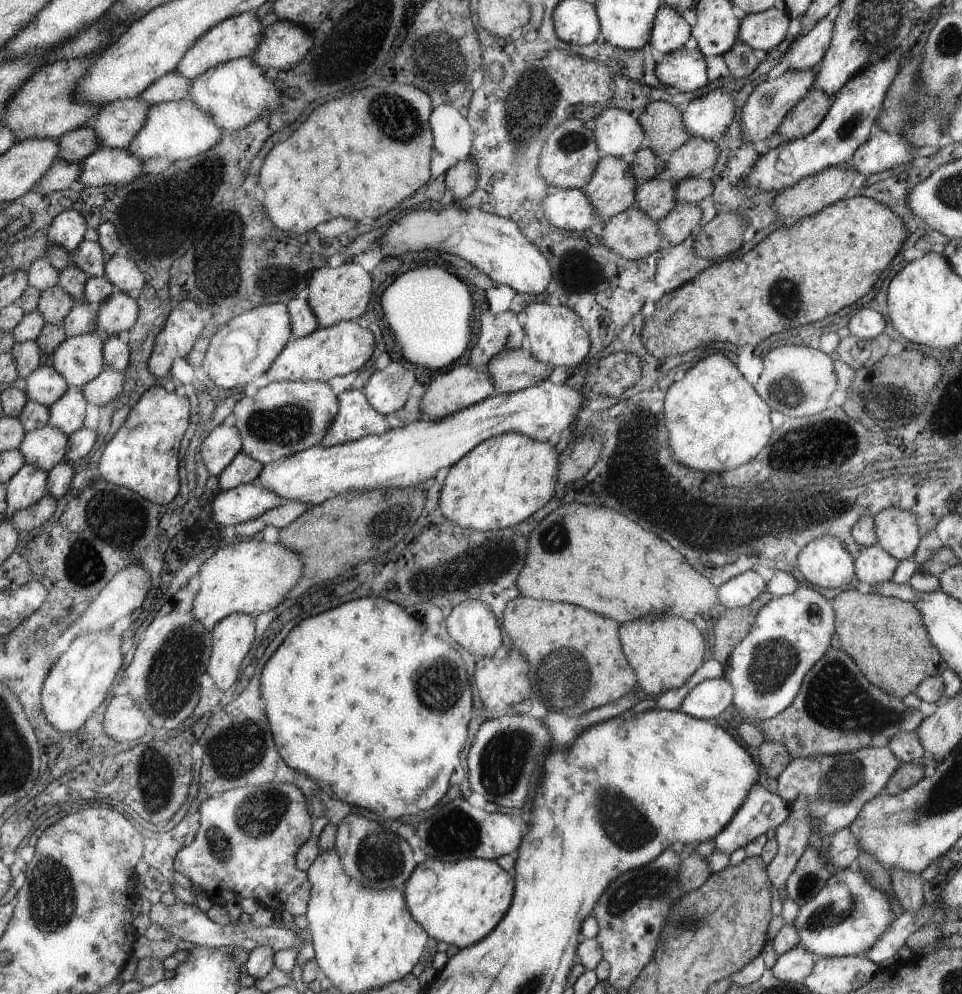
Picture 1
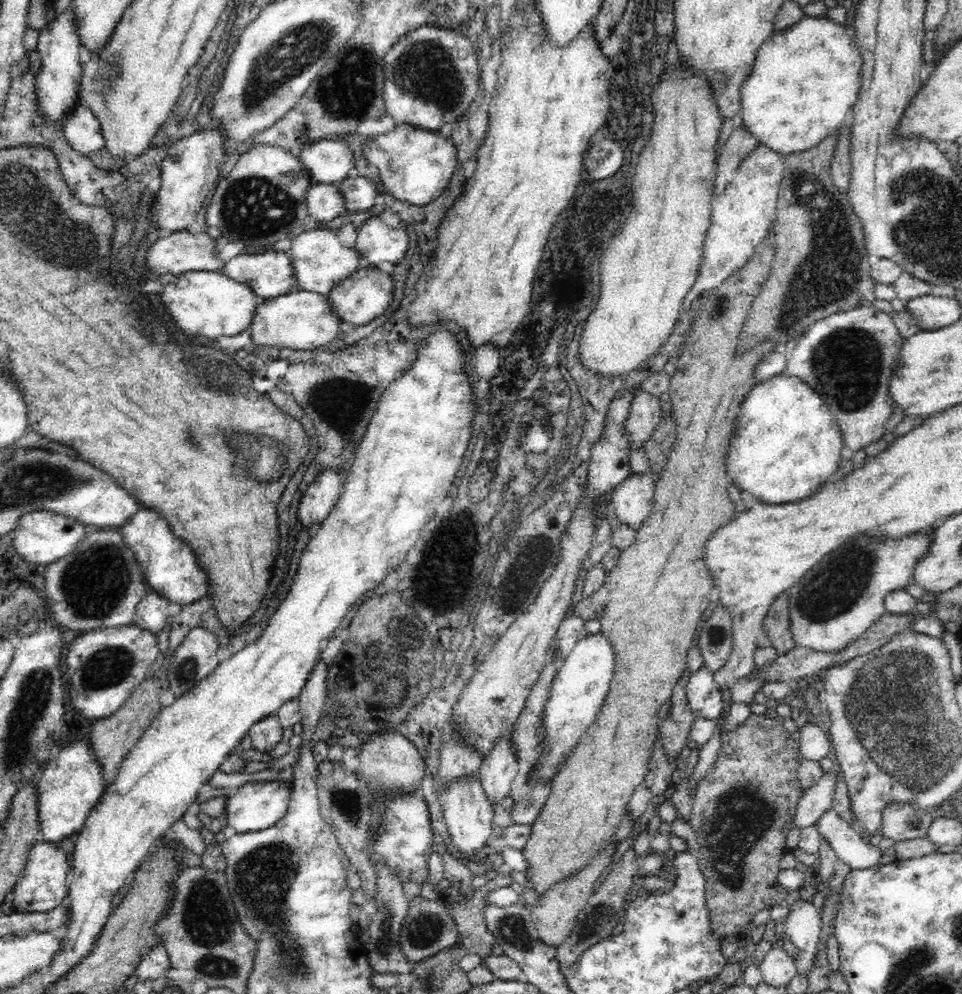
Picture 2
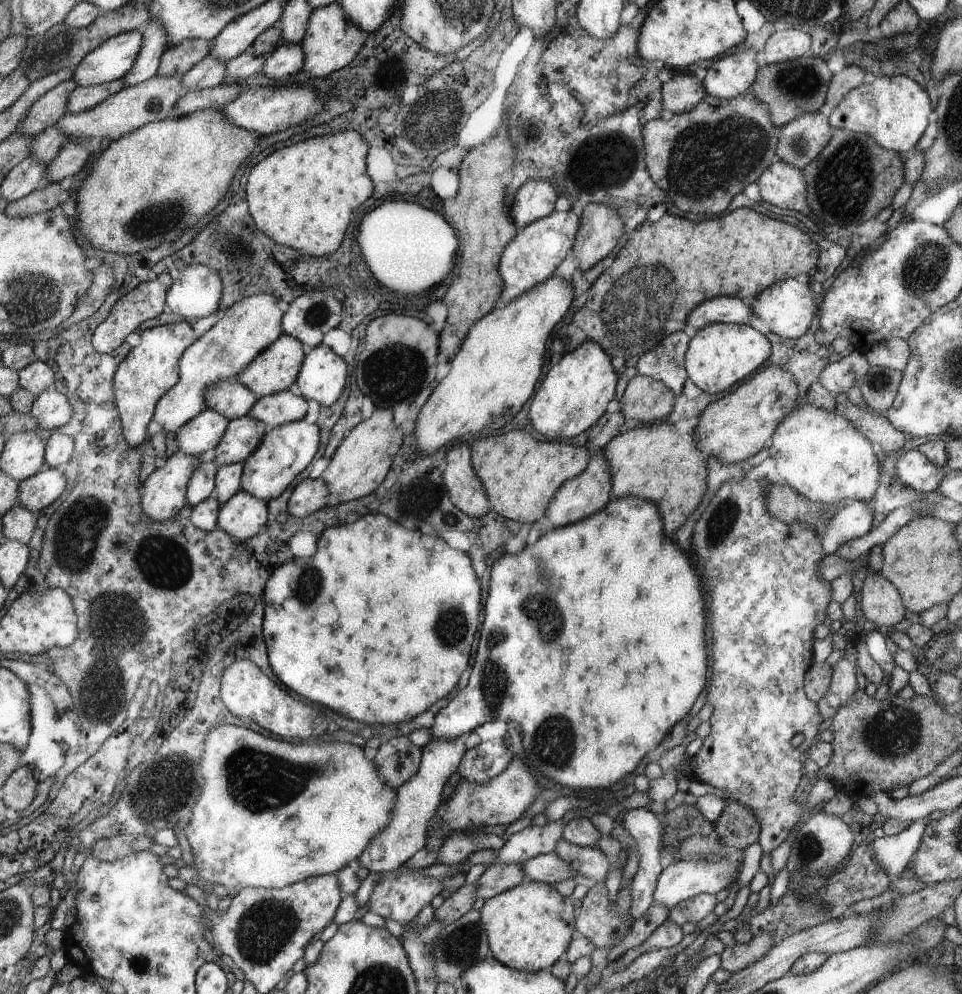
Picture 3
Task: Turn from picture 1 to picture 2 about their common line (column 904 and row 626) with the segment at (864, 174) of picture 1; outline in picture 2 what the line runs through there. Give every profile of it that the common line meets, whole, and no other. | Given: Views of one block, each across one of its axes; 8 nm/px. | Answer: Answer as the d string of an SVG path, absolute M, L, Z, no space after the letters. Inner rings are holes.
M151 590L138 604L134 626L150 633L160 633L170 624L171 617L167 612L169 603L166 598Z

